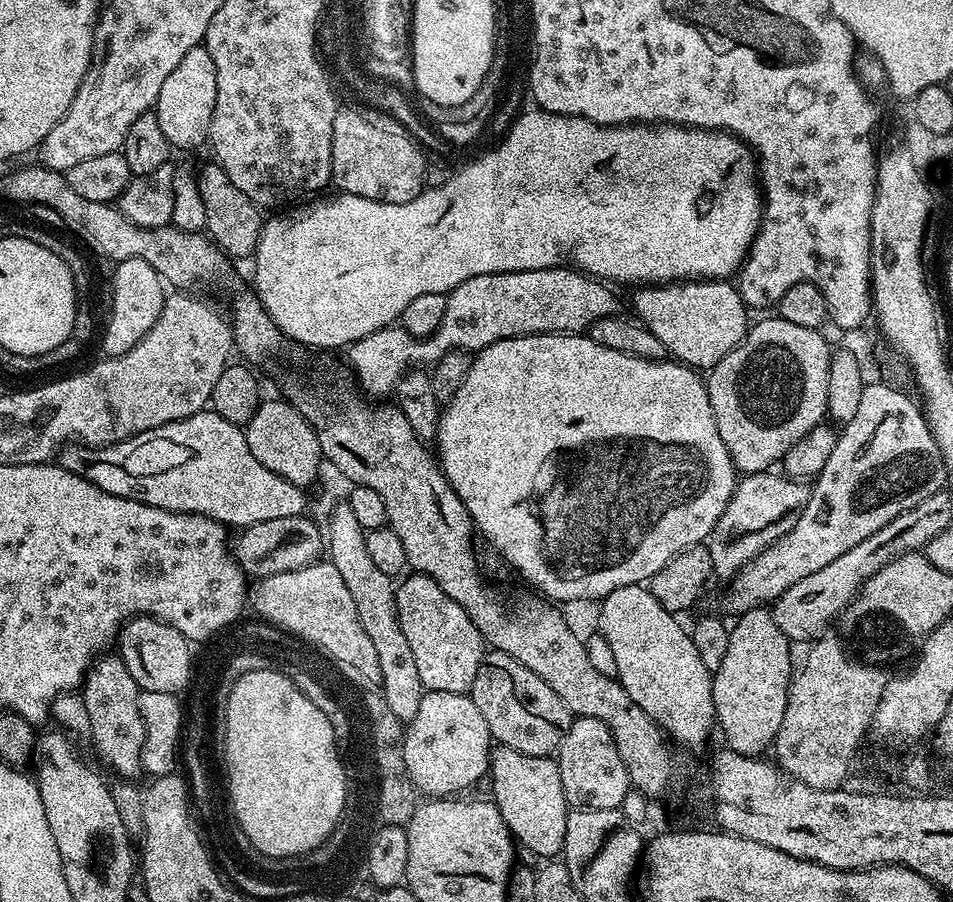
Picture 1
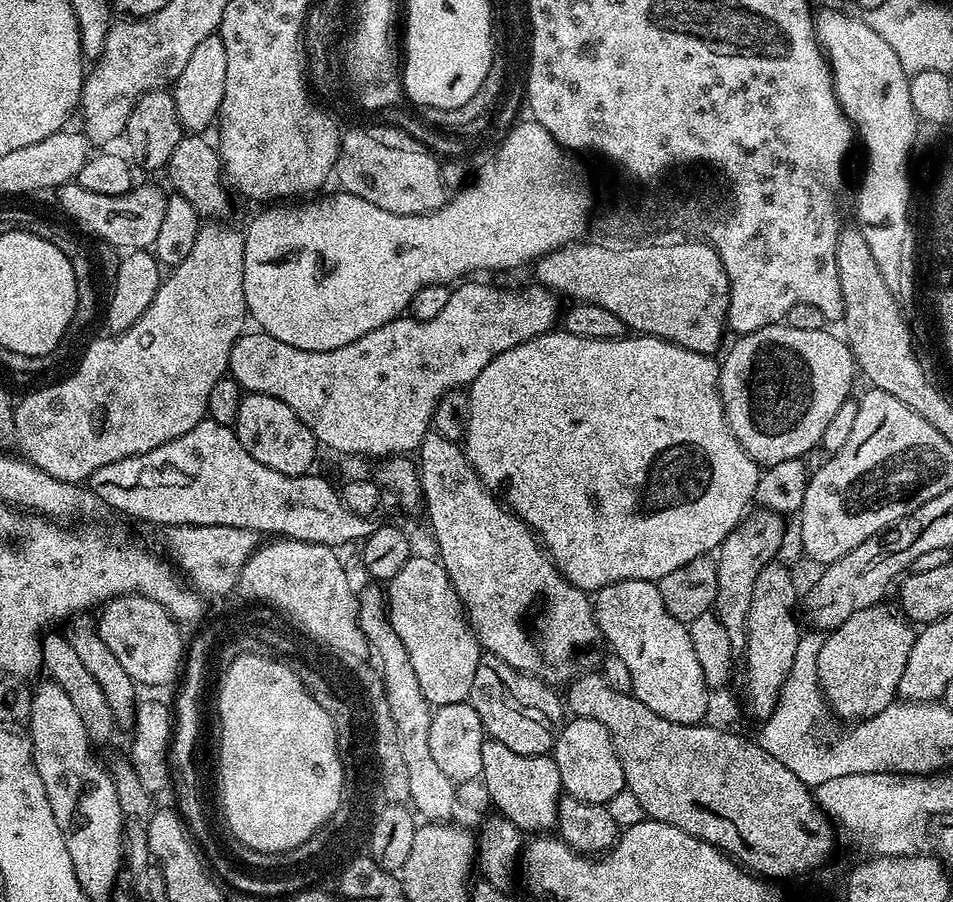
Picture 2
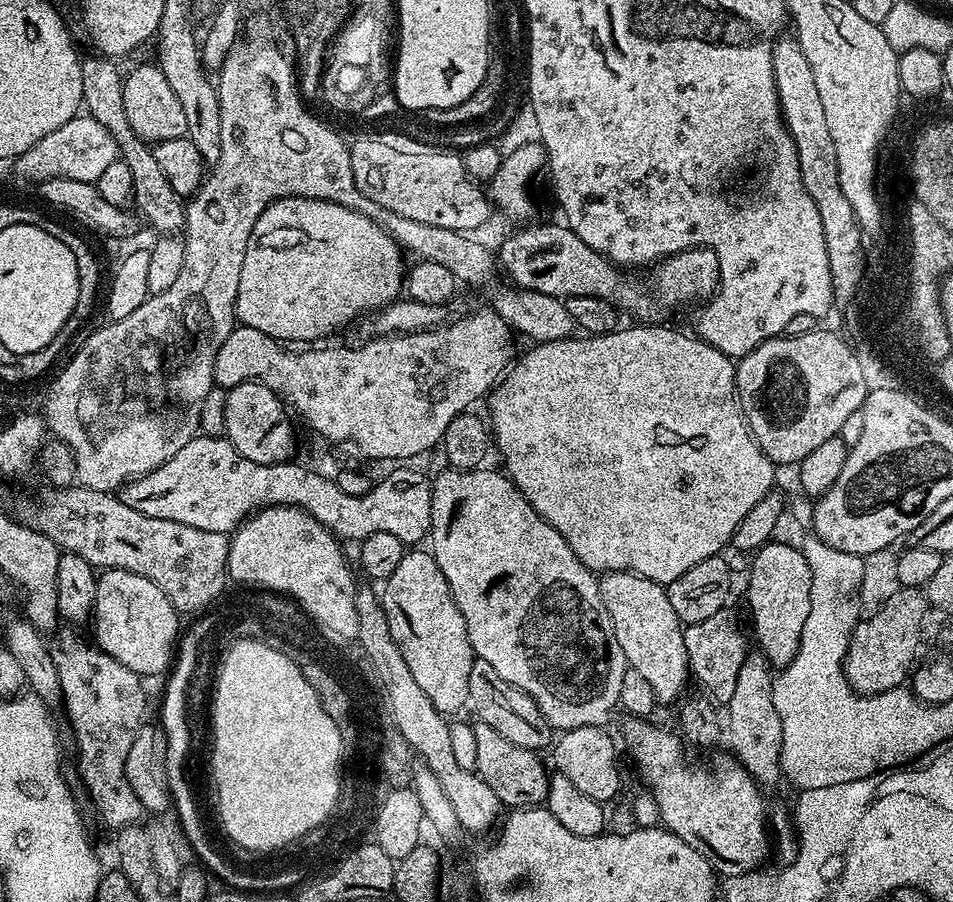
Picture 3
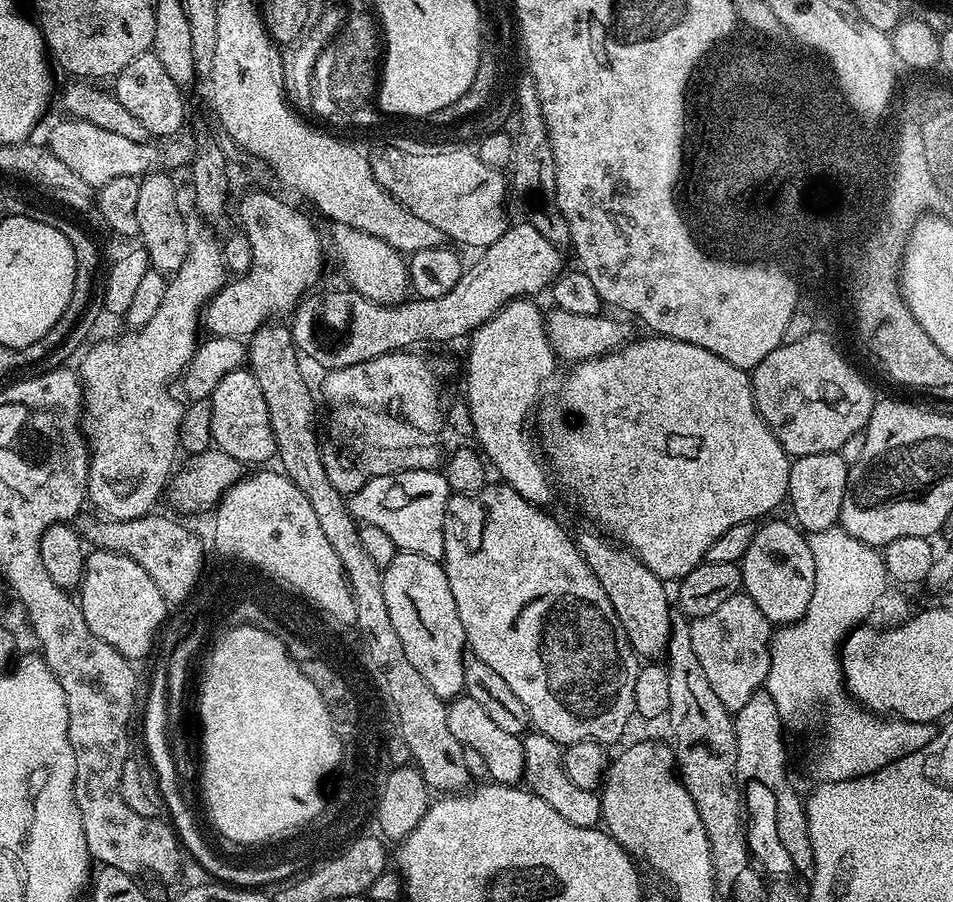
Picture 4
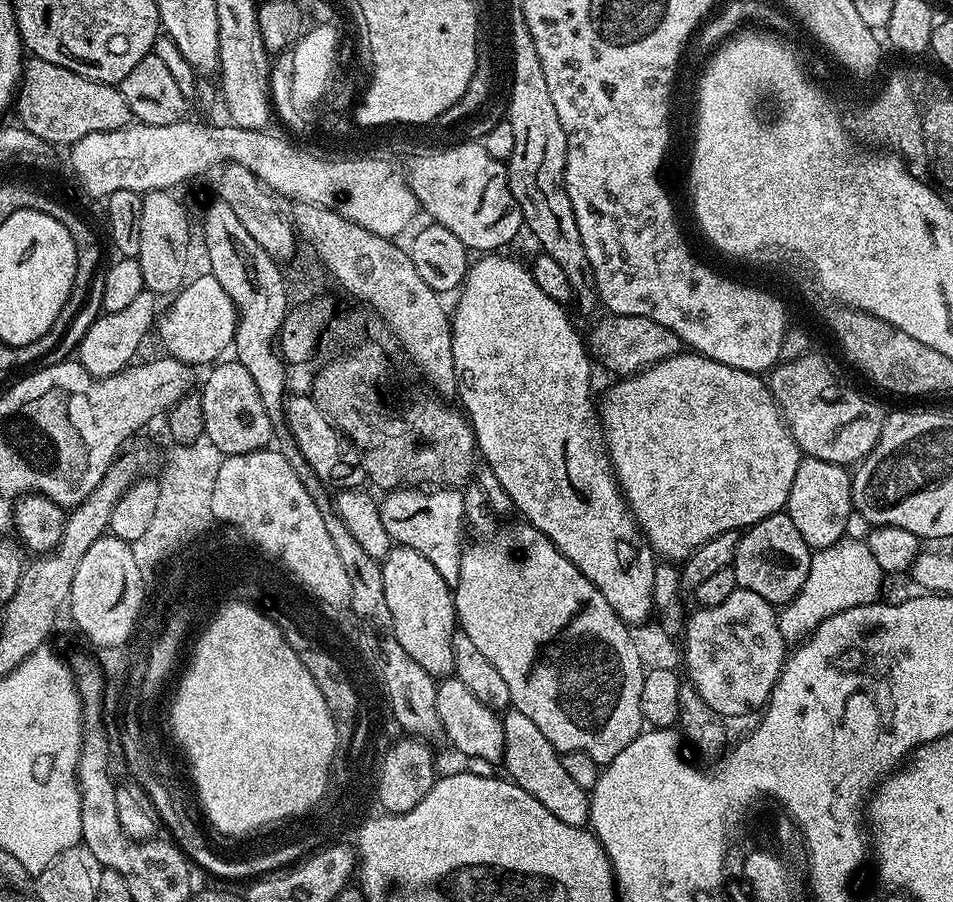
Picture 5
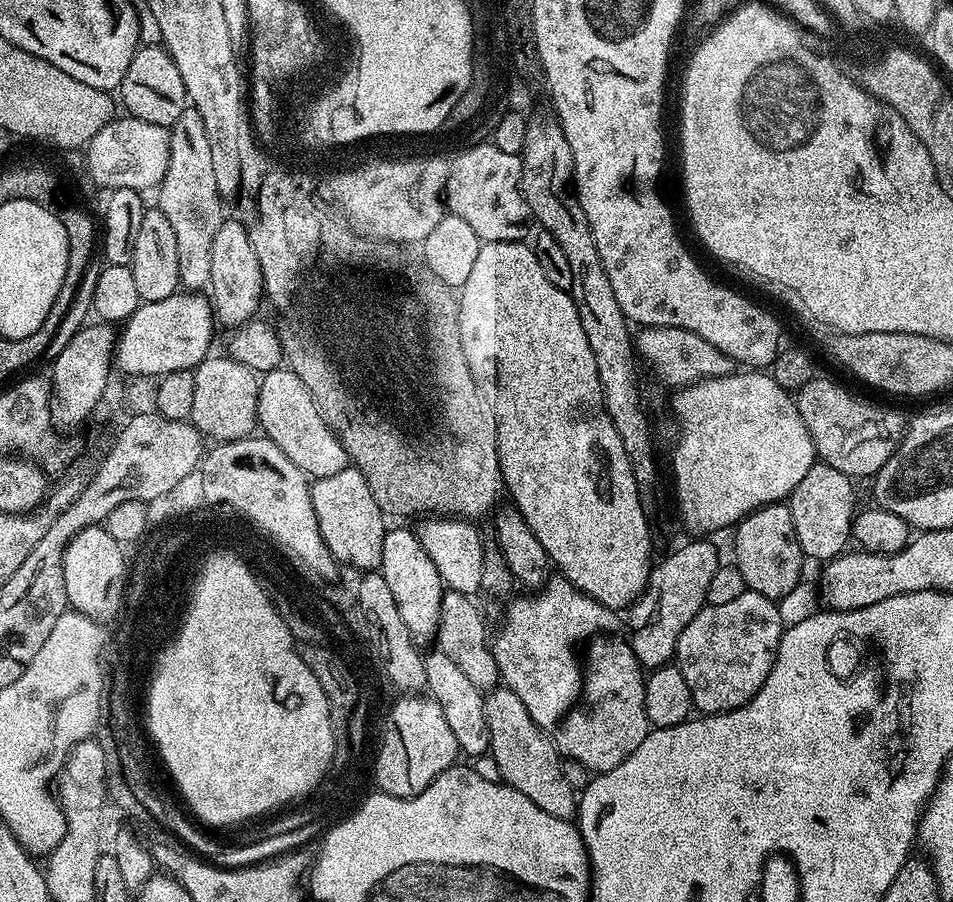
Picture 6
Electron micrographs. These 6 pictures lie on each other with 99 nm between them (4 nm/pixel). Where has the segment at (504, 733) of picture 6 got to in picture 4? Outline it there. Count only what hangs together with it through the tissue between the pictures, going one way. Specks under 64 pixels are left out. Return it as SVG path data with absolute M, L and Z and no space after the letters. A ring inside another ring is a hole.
M535 730L523 737L524 743L524 779L528 791L533 792L546 806L551 806L561 818L566 818L573 826L594 828L601 823L600 796L590 790L582 790L571 778L566 778L564 753L561 745L555 744L546 734Z

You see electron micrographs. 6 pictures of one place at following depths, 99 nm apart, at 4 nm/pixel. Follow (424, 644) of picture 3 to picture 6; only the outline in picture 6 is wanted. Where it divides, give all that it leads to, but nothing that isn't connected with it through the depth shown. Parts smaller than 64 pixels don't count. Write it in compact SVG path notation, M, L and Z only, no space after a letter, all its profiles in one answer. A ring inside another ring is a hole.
M389 527L385 531L382 562L378 571L386 578L386 586L390 586L394 602L398 602L398 614L402 614L402 622L406 622L406 630L410 630L413 640L431 641L438 630L440 607L446 585L434 562L430 562L430 554L426 554L419 535L413 529L411 532L408 528Z

